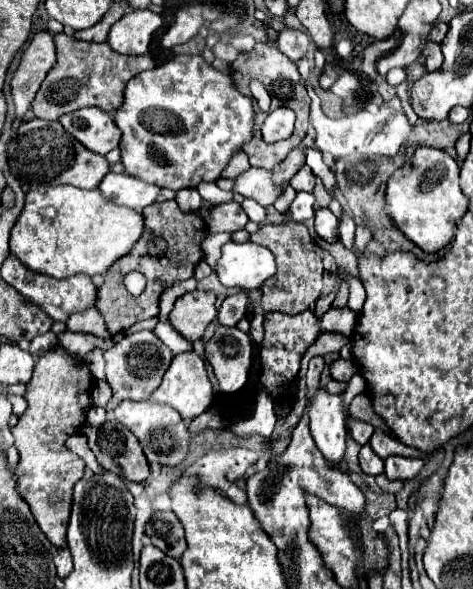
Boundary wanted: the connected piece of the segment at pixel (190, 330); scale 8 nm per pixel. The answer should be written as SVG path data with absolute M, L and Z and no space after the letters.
M193 290L175 300L175 306L169 314L169 322L179 330L187 340L197 340L203 336L207 324L217 318L215 294Z

